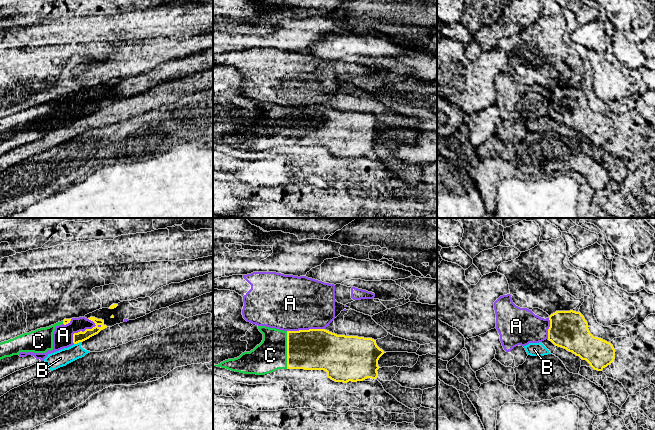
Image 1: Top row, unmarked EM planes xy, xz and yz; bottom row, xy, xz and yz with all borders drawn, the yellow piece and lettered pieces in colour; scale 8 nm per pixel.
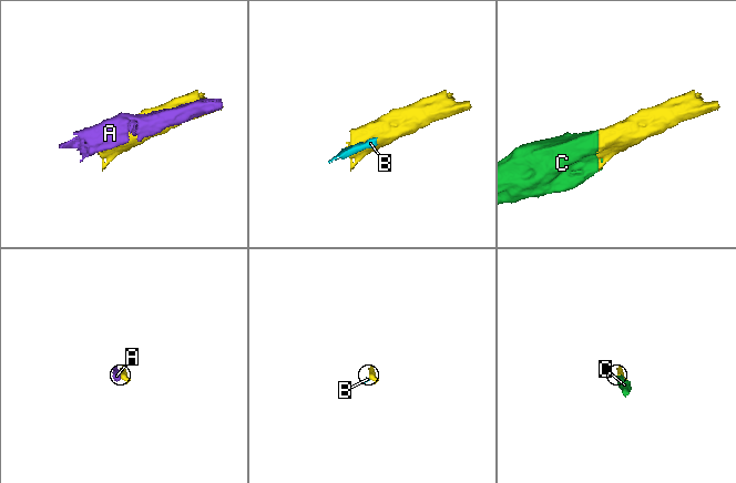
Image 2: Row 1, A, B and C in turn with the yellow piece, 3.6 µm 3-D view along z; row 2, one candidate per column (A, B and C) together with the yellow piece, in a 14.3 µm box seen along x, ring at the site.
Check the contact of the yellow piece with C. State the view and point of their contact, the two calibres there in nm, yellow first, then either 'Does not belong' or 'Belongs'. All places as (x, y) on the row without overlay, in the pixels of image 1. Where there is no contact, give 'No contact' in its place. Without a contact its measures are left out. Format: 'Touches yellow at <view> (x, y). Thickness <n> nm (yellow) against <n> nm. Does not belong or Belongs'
Touches yellow at xz (287, 126). Thickness 340 nm (yellow) against 260 nm. Belongs

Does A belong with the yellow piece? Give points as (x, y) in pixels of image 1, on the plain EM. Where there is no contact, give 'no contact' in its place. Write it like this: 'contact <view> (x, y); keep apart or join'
contact xy (81, 107); keep apart

